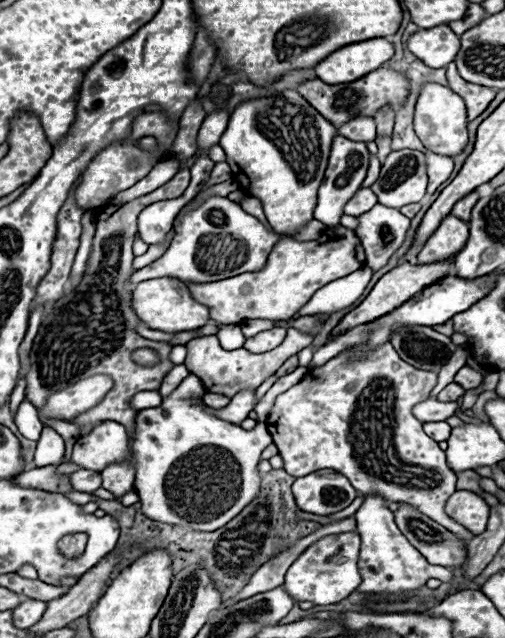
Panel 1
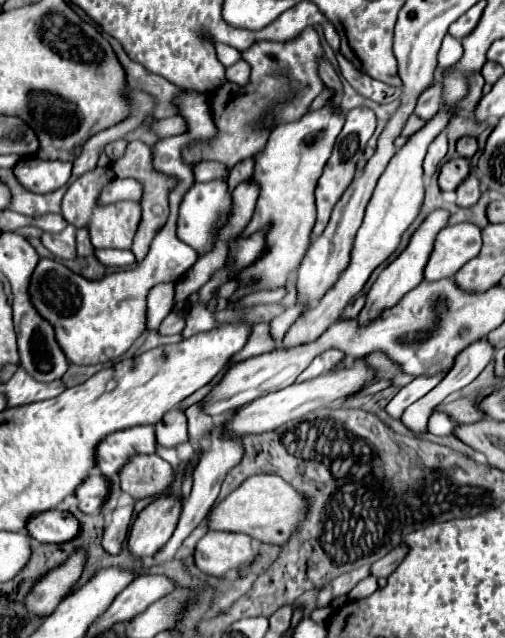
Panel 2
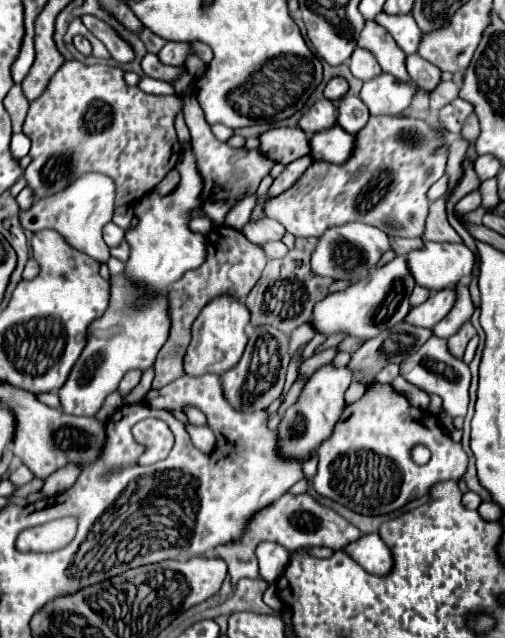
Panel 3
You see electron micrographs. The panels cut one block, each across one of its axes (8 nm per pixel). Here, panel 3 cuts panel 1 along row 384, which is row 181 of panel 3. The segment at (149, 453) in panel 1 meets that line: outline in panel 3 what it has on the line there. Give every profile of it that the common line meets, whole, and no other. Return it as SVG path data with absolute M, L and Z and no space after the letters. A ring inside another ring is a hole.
M190 148L184 150L176 169L181 176L178 186L166 196L156 192L148 192L146 196L142 196L134 204L134 216L138 218L138 224L126 232L126 242L130 244L126 276L148 286L152 292L166 292L168 286L176 282L176 278L182 278L188 270L200 266L206 254L206 236L188 228L192 210L202 206L202 178Z

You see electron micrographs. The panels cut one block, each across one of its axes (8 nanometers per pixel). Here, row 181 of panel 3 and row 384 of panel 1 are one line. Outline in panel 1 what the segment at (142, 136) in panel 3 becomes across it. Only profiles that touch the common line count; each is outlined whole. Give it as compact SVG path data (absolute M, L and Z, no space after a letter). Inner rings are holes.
M194 100L184 110L184 116L180 120L180 132L176 140L172 142L172 156L180 162L180 168L168 184L156 188L154 192L146 196L134 198L130 202L108 206L98 214L92 252L86 262L86 270L80 284L54 304L52 312L44 318L34 338L32 352L30 352L30 370L24 376L24 380L26 380L26 398L36 408L42 408L52 394L76 384L78 380L90 378L94 374L106 374L114 380L112 390L100 400L100 404L96 404L94 408L70 420L72 424L80 428L80 436L90 434L92 428L104 420L116 420L126 426L128 434L134 432L138 410L130 406L132 396L144 390L158 390L164 376L174 368L174 364L170 362L172 346L168 342L154 342L154 340L142 338L136 332L136 328L142 322L132 308L132 292L136 288L134 284L130 284L130 276L136 272L132 268L132 260L134 260L132 240L138 232L136 230L138 214L148 204L154 204L156 200L176 198L186 190L190 182L190 172L184 164L188 158L196 154L196 136L198 136L200 124L204 122L204 116L206 112L200 100ZM138 348L154 348L160 354L160 364L156 364L156 368L140 368L130 358L132 352Z

